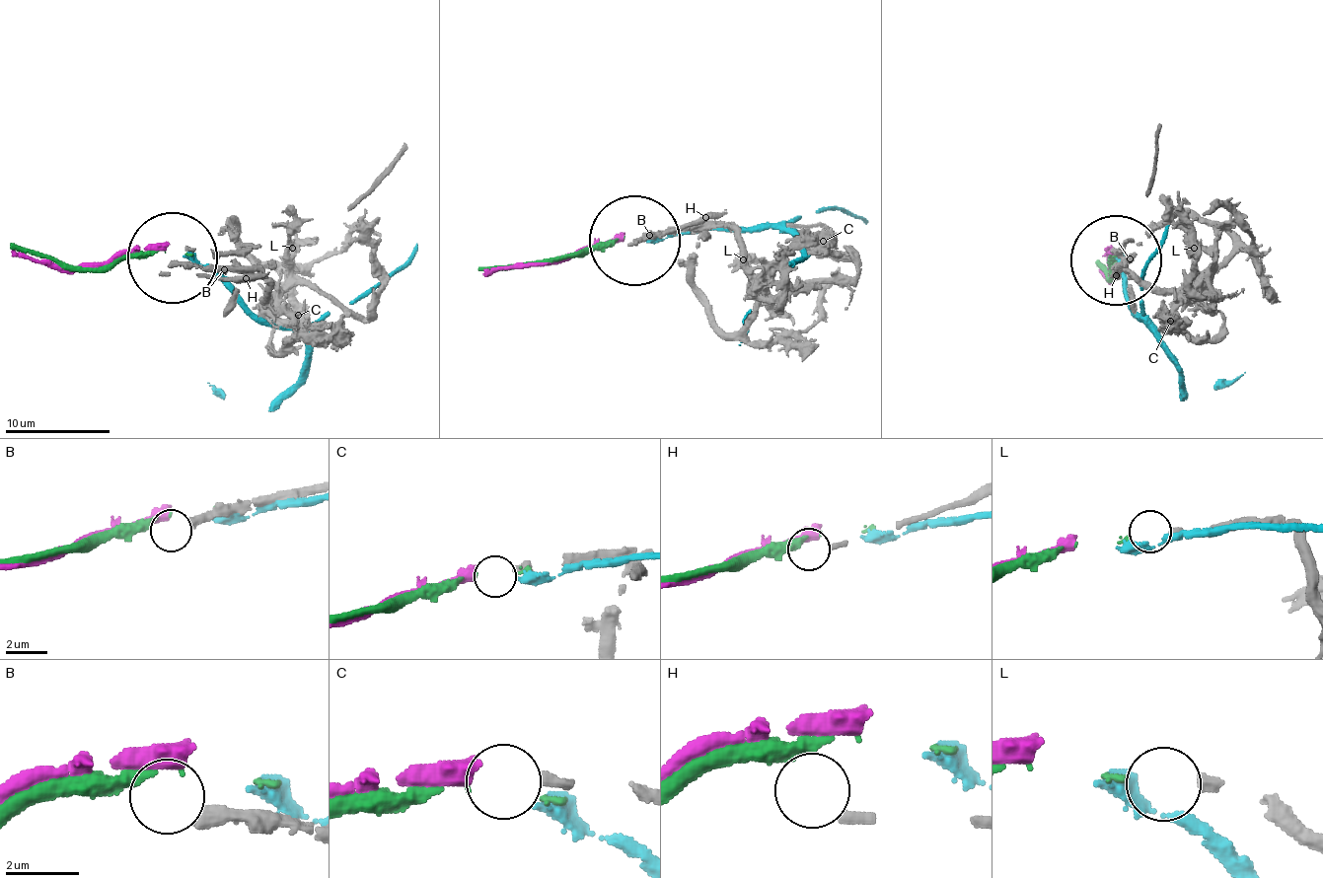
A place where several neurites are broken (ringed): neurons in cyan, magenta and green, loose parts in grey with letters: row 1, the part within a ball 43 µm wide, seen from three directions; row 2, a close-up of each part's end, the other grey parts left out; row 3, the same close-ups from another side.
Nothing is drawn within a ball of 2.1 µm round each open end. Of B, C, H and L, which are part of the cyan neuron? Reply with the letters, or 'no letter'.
no letter

